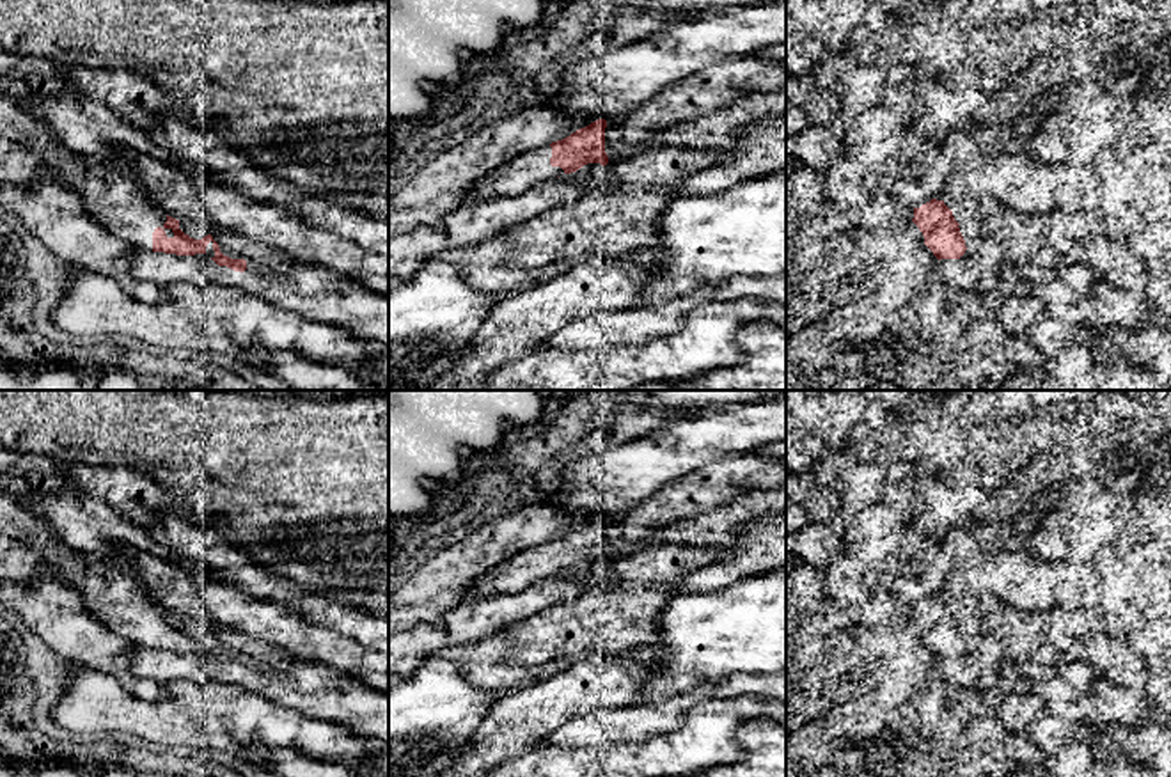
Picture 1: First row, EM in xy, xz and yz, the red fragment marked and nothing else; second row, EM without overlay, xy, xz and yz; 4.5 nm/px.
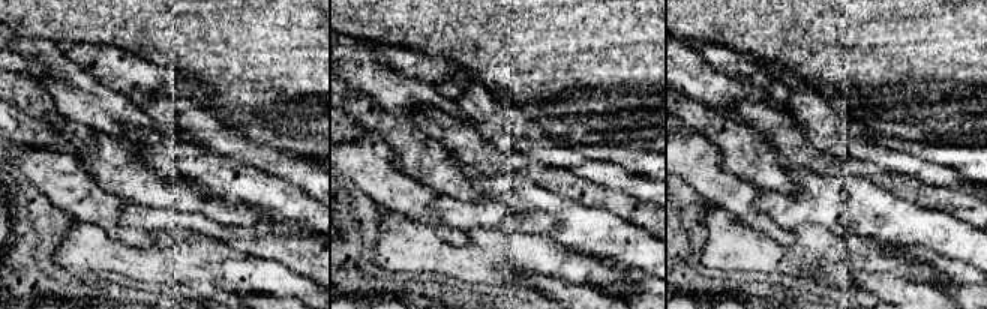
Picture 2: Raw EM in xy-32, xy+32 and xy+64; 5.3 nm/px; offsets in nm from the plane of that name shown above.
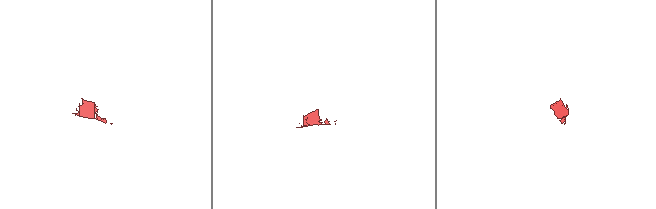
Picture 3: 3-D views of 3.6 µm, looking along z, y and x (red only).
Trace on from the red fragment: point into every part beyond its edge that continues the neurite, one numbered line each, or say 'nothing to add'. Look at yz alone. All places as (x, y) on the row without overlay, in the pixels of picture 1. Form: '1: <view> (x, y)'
nothing to add

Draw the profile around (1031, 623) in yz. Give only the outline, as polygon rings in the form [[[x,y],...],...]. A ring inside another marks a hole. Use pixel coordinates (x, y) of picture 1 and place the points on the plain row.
[[[1022,610],[1013,614],[1013,630],[1031,639],[1043,640],[1047,630],[1047,614],[1038,610]]]

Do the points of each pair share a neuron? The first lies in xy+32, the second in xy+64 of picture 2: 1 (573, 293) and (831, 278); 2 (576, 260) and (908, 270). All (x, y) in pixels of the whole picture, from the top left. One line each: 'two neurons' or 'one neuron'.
1: one neuron
2: one neuron

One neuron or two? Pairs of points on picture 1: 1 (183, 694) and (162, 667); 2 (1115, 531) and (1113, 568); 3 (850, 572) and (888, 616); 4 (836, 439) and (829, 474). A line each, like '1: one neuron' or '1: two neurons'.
1: two neurons
2: two neurons
3: one neuron
4: two neurons

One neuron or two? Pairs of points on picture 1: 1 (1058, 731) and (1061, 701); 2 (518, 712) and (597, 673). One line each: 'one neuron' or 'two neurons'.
1: two neurons
2: one neuron

